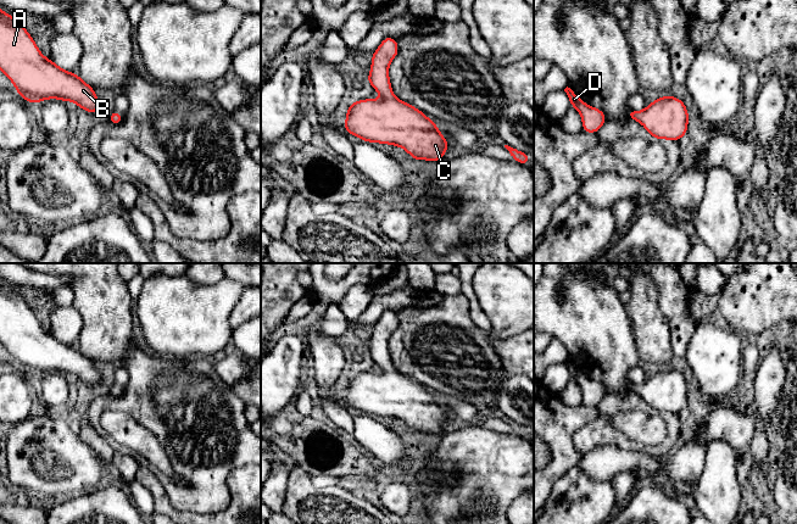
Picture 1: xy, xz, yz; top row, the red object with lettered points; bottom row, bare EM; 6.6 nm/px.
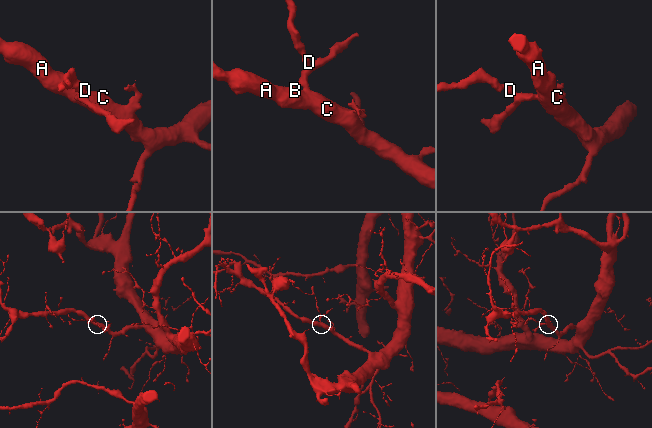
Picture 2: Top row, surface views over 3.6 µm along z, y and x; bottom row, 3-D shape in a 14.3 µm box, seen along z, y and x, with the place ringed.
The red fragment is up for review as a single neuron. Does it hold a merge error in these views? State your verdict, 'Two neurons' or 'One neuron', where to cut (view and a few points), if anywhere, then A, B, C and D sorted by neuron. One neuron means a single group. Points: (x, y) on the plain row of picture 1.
One neuron. No split. Groups: A B C D

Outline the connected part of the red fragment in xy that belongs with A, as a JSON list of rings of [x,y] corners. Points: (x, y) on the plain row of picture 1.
[[[0,283],[0,344],[13,356],[18,369],[30,377],[60,372],[65,375],[74,374],[79,381],[89,386],[100,384],[101,377],[93,359],[83,355],[78,346],[67,345],[44,330],[23,297],[2,283]]]

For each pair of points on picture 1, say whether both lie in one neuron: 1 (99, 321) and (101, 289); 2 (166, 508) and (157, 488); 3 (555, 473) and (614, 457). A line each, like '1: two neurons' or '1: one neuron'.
1: one neuron
2: one neuron
3: two neurons

